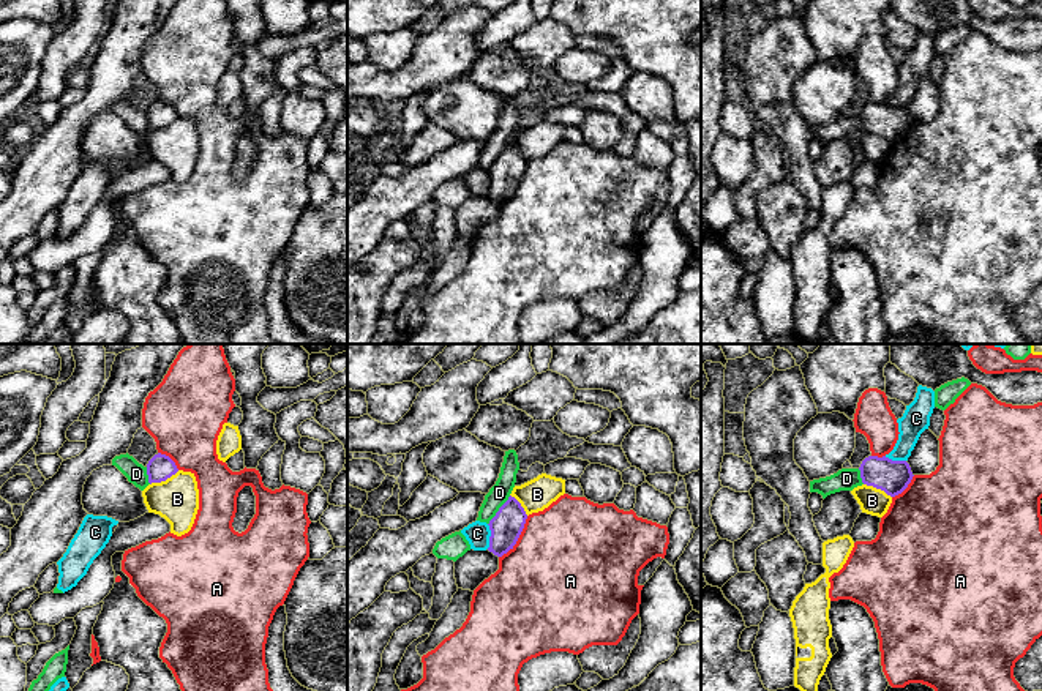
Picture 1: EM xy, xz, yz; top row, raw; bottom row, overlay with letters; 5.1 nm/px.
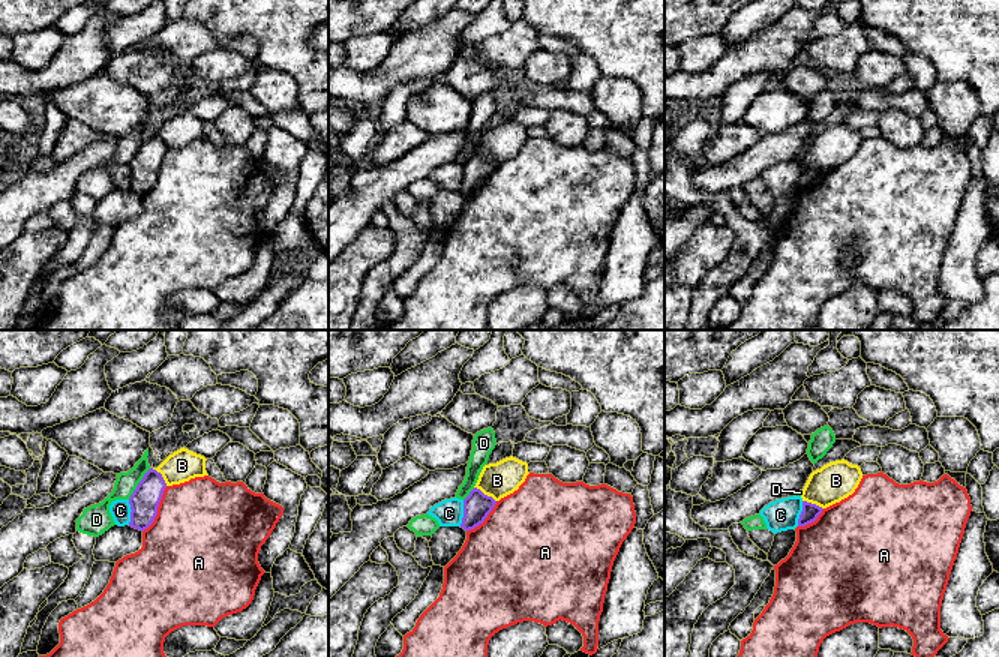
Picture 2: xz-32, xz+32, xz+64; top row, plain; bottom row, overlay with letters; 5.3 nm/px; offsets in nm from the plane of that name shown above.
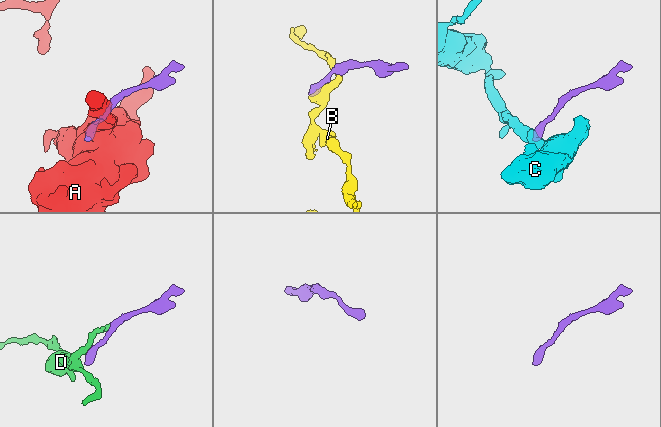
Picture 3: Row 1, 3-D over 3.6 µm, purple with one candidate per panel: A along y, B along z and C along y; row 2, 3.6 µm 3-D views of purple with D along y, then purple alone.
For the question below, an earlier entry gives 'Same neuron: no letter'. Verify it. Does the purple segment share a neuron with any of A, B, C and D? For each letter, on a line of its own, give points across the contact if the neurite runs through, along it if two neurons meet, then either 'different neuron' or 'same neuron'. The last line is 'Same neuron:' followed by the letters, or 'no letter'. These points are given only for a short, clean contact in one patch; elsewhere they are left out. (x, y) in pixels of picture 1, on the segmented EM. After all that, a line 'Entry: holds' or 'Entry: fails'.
A: different neuron
B: different neuron
C: border along xz (487, 524), (490, 530), (488, 548); different neuron
D: border along xz (510, 496), (488, 524); different neuron
Same neuron: no letter
Entry: holds

